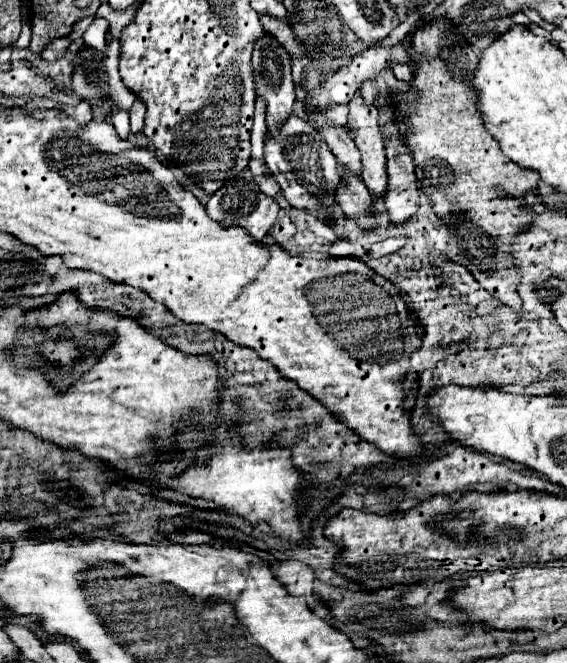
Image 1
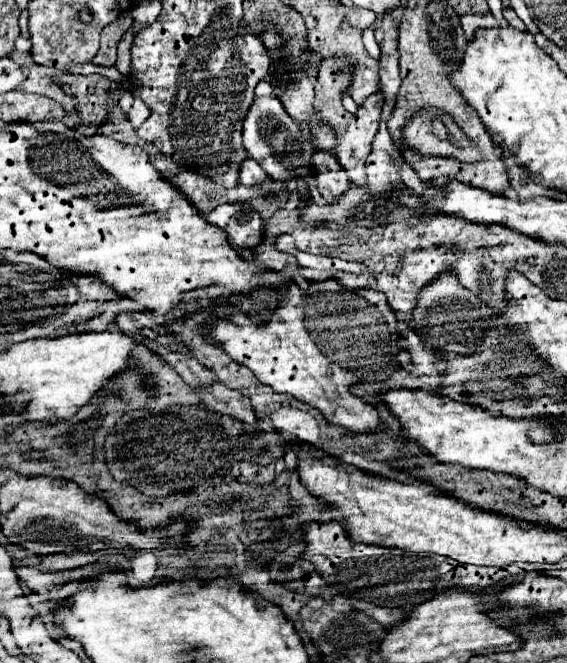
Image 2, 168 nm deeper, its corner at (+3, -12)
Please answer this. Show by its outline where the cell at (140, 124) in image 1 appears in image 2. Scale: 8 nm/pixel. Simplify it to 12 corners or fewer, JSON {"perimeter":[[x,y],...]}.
{"perimeter":[[134,98],[130,114],[130,124],[134,128],[150,116],[150,108],[142,100]]}

